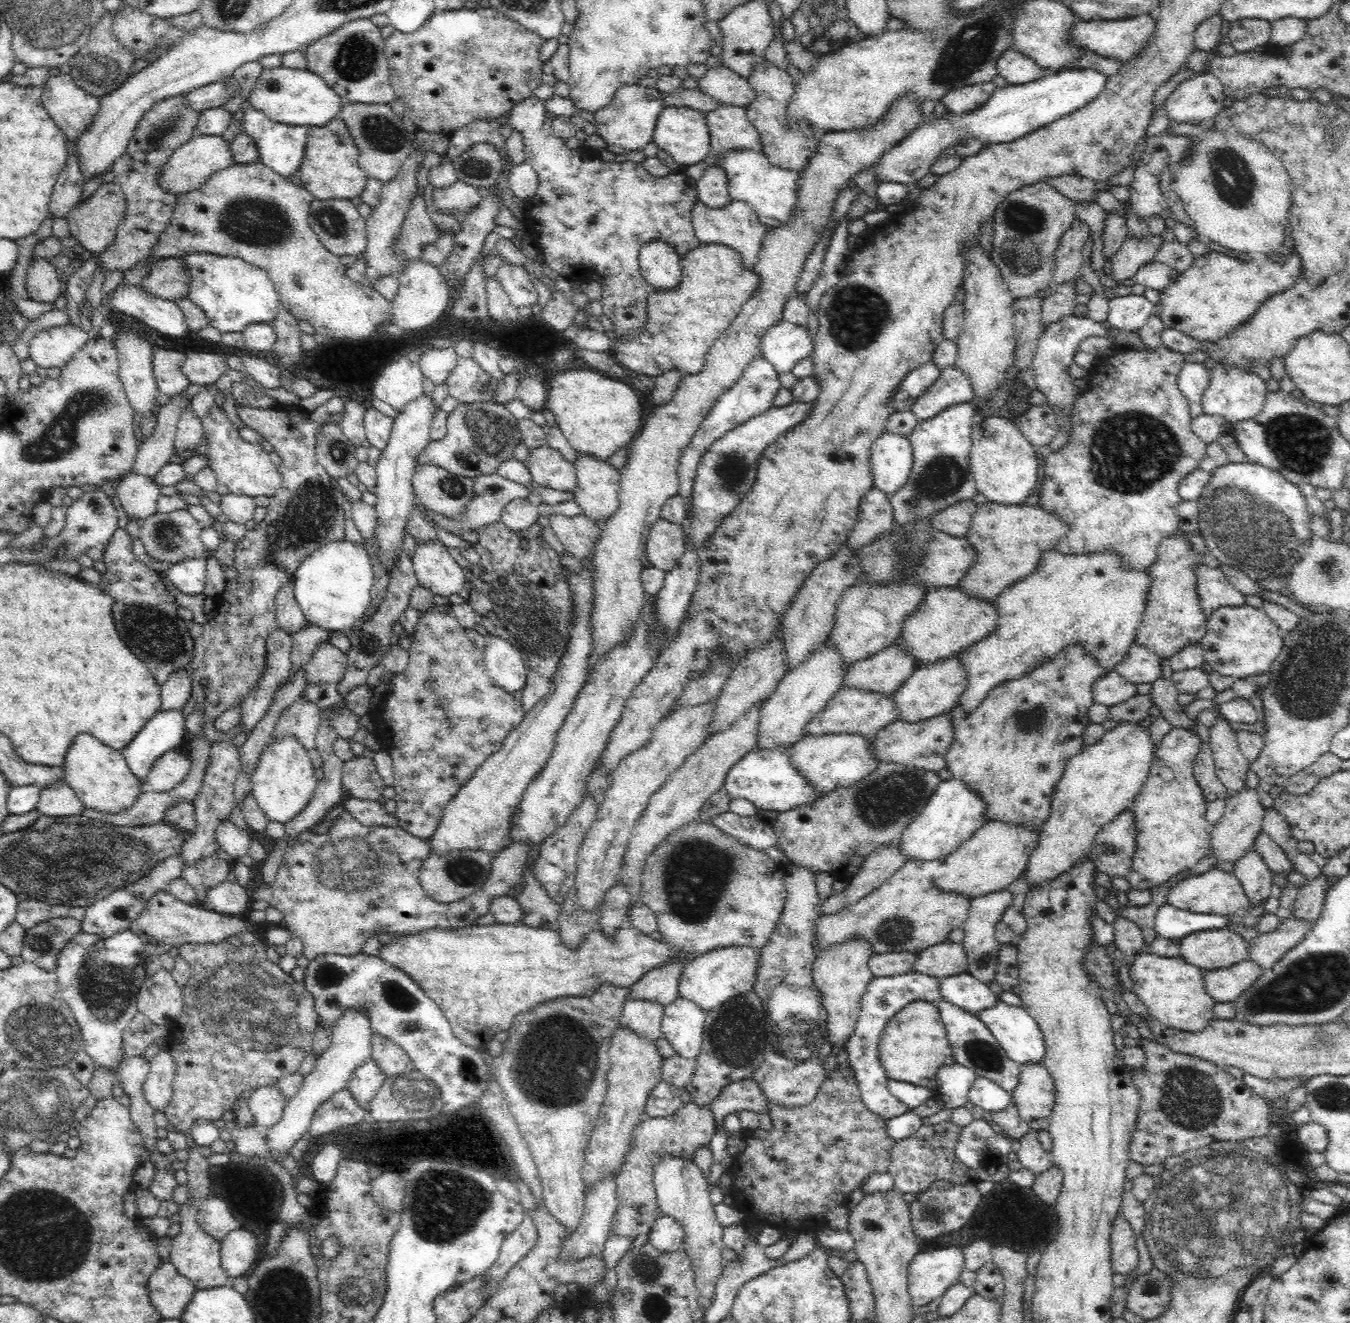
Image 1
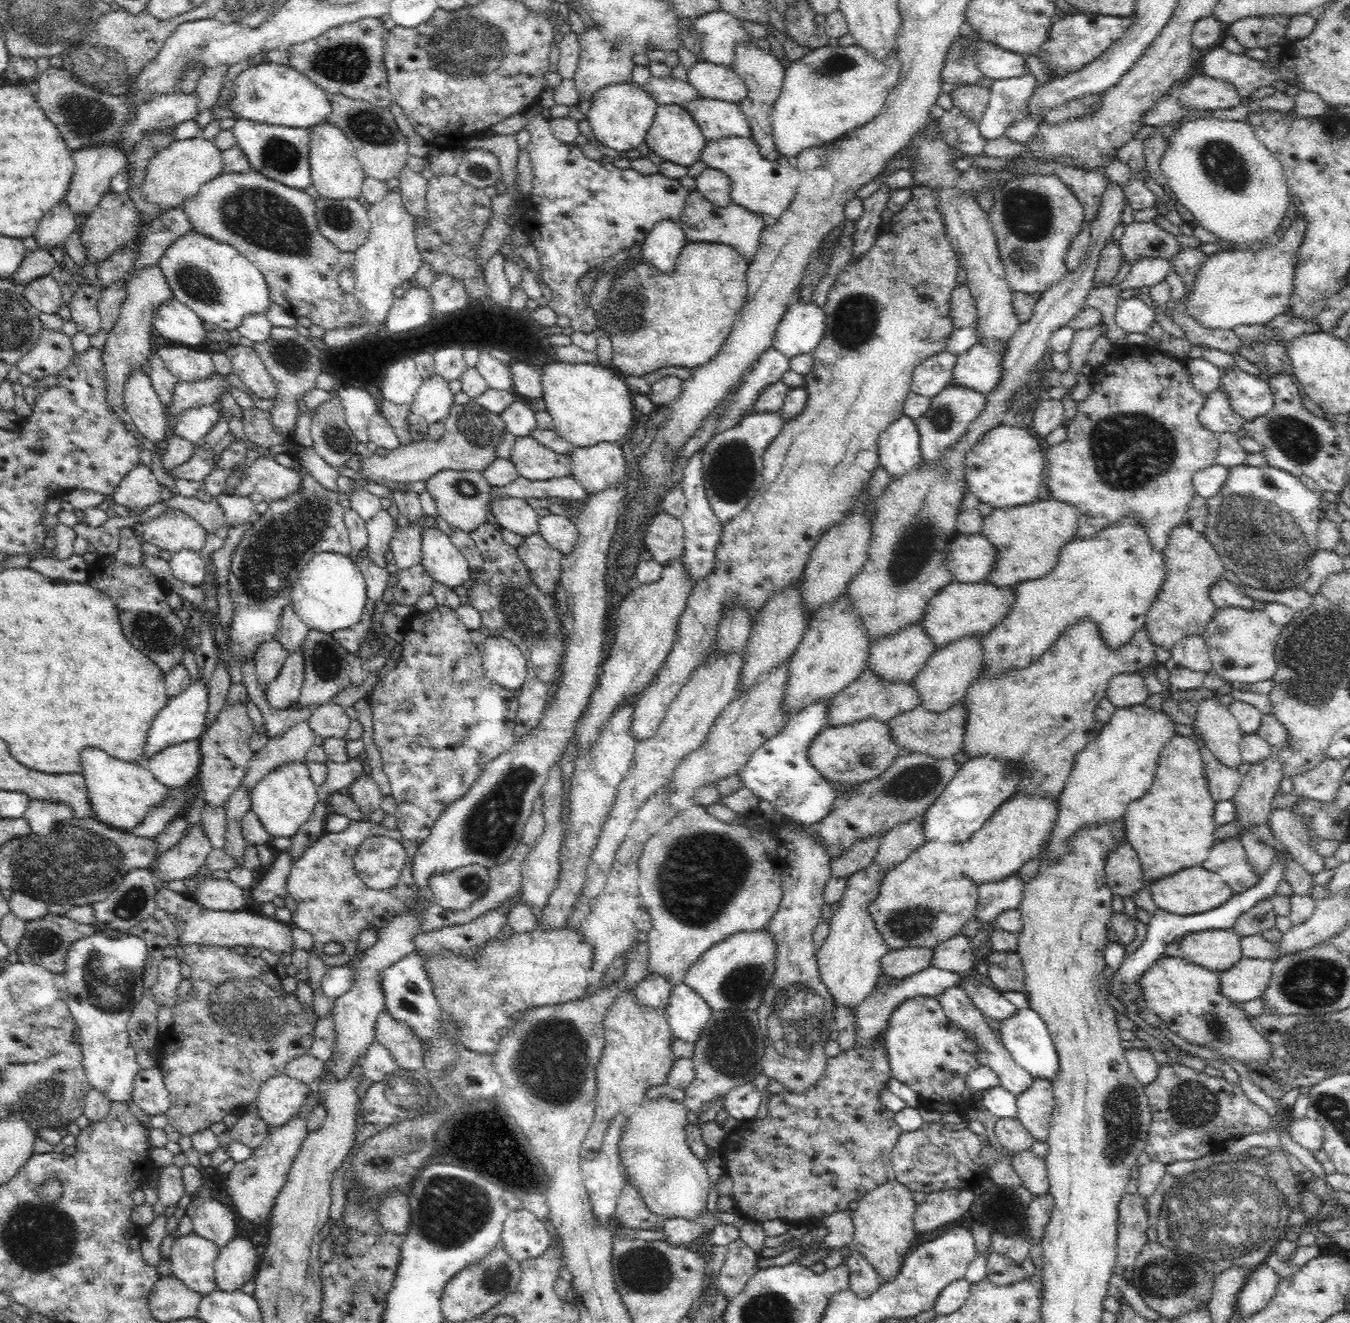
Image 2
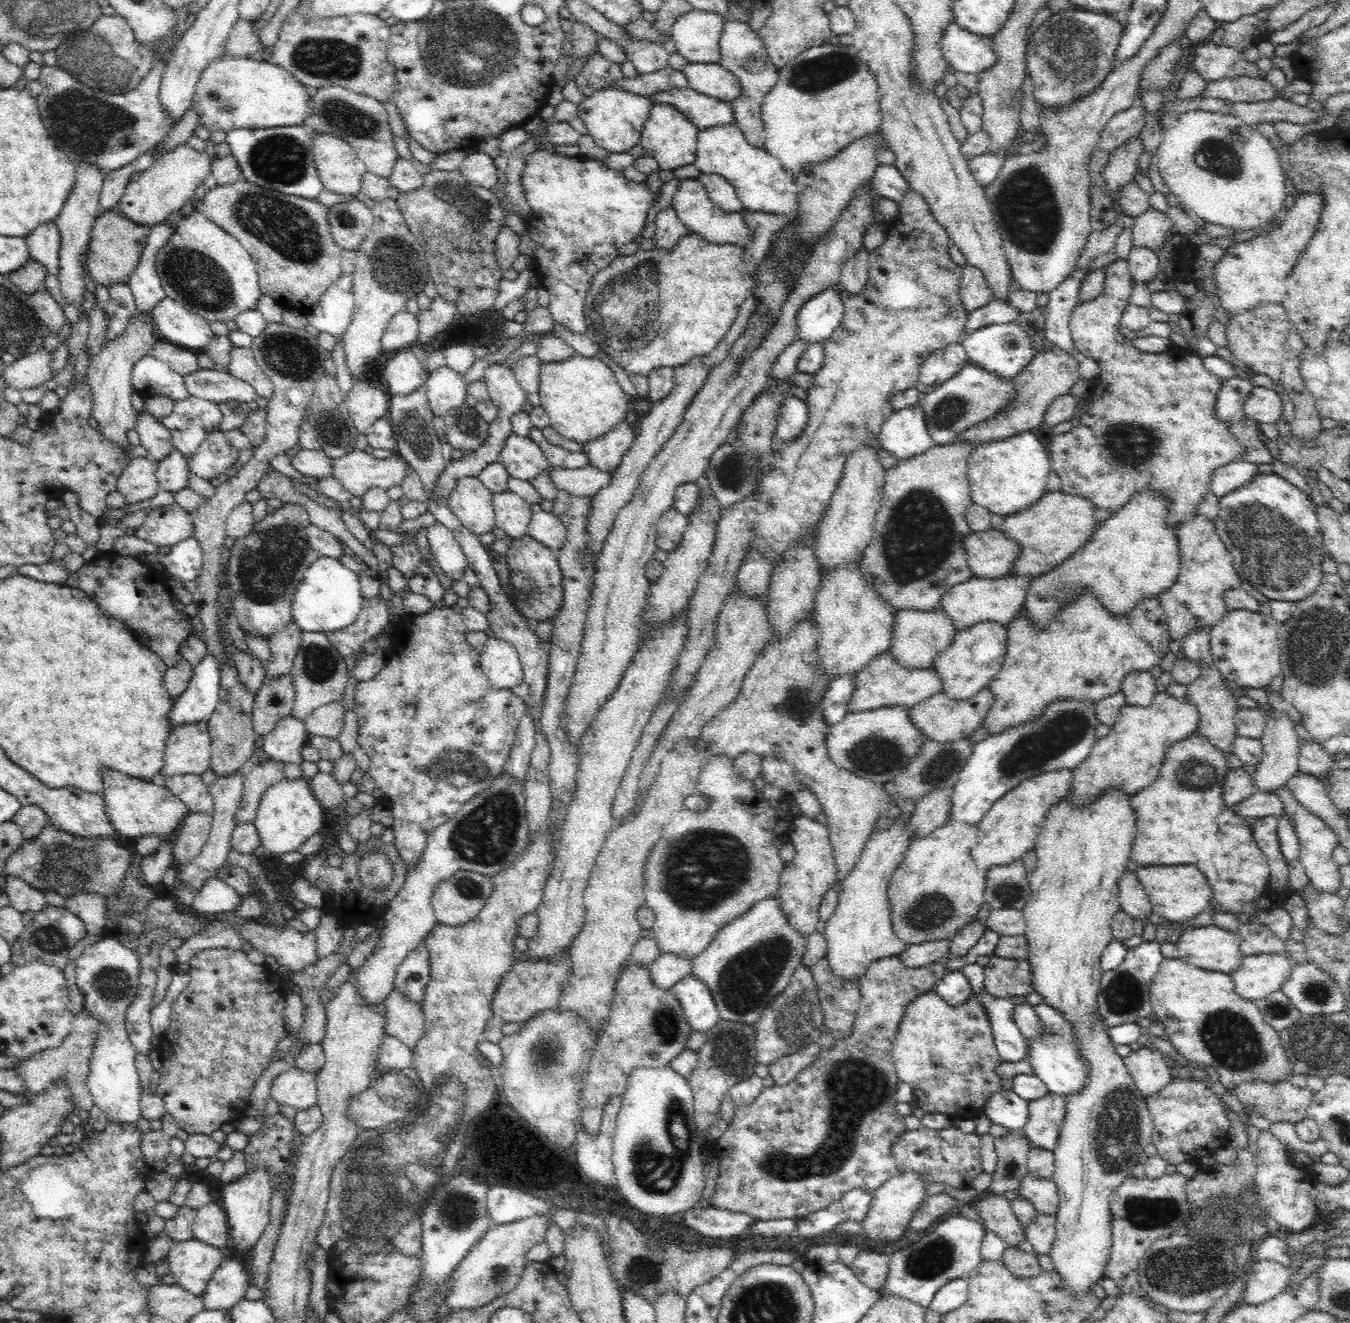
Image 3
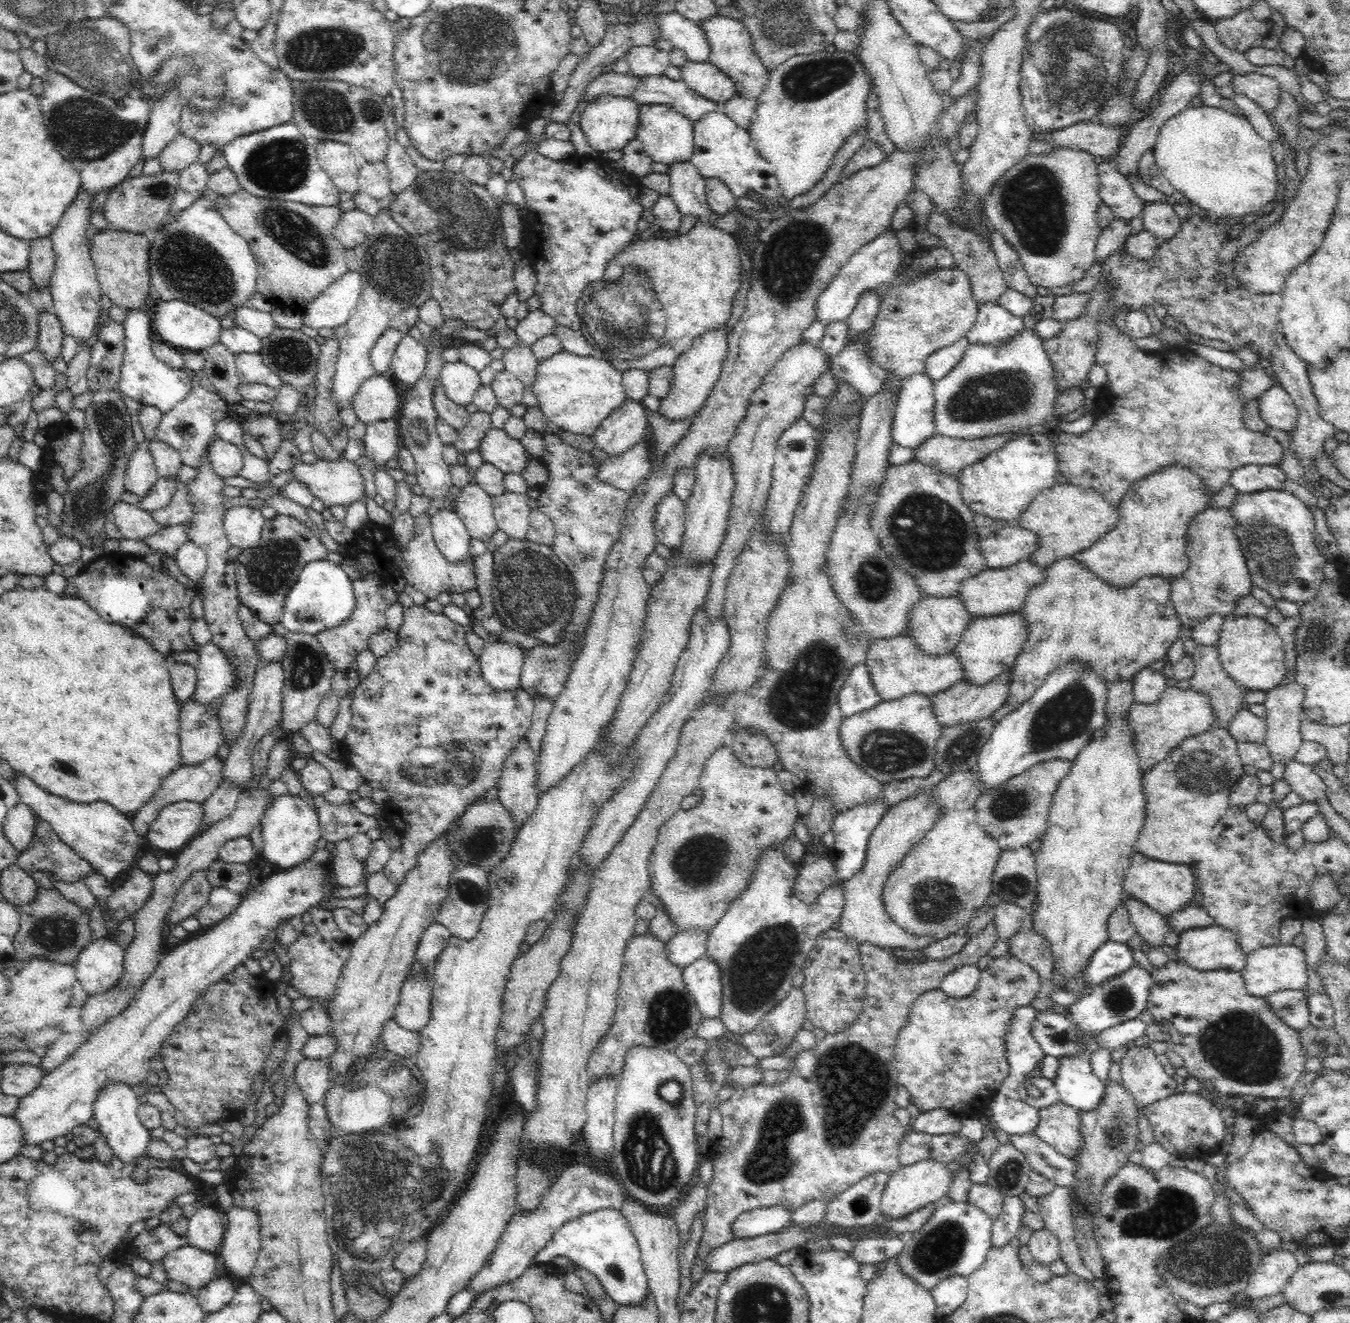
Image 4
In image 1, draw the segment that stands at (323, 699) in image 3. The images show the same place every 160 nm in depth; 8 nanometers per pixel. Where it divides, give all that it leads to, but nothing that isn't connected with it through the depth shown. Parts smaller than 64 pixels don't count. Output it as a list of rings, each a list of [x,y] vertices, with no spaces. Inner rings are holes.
[[[328,640],[317,645],[305,664],[307,684],[337,684],[347,668],[346,653]]]

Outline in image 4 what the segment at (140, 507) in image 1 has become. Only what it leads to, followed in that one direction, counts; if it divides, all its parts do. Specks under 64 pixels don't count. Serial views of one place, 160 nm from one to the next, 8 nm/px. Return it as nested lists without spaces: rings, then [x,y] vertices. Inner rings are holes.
[[[139,446],[130,457],[124,476],[124,490],[142,498],[158,478],[155,464],[146,446]]]

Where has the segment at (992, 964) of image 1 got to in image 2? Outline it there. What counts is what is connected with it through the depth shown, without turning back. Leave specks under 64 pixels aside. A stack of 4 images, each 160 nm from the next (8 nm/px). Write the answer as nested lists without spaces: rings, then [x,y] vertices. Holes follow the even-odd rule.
[[[1014,875],[978,886],[978,902],[973,916],[980,924],[978,931],[986,933],[986,940],[980,948],[971,946],[975,964],[986,963],[988,960],[988,954],[992,952],[989,938],[996,927],[996,917],[1007,910],[1016,910],[1019,907],[1023,899],[1024,885],[1020,877]]]

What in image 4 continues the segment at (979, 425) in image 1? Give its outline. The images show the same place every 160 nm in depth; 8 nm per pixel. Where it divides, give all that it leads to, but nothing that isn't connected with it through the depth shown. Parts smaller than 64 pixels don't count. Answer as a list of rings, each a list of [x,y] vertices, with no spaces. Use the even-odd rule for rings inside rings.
[[[1038,433],[1020,434],[982,460],[963,468],[957,478],[964,503],[975,515],[1005,520],[1015,526],[1032,500],[1044,489],[1055,485],[1057,462],[1055,445],[1050,437]]]

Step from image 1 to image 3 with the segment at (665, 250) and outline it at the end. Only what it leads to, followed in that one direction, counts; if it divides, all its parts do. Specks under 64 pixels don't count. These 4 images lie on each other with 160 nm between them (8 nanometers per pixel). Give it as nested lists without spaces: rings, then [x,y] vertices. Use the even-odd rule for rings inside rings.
[[[671,206],[656,214],[655,226],[656,235],[653,239],[656,242],[656,249],[672,250],[689,234]]]

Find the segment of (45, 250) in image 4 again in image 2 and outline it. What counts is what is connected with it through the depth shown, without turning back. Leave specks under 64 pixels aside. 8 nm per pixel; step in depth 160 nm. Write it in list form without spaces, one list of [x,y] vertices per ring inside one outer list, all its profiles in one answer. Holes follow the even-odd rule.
[[[65,199],[64,202],[56,204],[56,208],[52,208],[52,212],[46,212],[44,214],[44,220],[40,222],[38,226],[38,232],[33,234],[33,237],[38,241],[38,247],[46,249],[48,251],[53,250],[54,247],[65,247],[65,242],[70,236],[70,233],[77,231],[76,220],[72,210],[69,210],[68,201]]]

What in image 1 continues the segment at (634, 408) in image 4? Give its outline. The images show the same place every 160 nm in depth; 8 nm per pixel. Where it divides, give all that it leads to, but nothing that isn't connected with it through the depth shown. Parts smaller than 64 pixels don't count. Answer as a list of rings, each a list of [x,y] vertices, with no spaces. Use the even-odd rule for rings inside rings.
[[[579,454],[573,465],[577,485],[572,501],[589,520],[605,522],[619,508],[619,470],[588,454]]]

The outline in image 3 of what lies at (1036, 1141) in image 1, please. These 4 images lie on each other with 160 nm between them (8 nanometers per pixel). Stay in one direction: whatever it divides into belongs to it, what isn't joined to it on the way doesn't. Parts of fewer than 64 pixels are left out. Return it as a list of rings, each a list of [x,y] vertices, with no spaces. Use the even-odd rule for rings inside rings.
[[[1029,1172],[1020,1180],[1020,1195],[1030,1201],[1037,1212],[1055,1217],[1058,1209],[1057,1187],[1050,1178],[1032,1176]]]

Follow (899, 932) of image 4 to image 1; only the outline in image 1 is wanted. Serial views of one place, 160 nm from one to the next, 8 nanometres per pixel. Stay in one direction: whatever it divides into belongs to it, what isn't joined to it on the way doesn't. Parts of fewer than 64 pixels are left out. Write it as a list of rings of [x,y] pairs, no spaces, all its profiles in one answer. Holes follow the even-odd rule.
[[[849,938],[840,944],[829,945],[816,955],[817,959],[812,967],[812,982],[820,992],[824,1011],[827,1012],[827,1042],[830,1046],[844,1048],[855,1029],[861,1009],[860,999],[868,987],[868,982],[873,979],[868,968],[868,960],[873,955],[872,947],[863,938]]]

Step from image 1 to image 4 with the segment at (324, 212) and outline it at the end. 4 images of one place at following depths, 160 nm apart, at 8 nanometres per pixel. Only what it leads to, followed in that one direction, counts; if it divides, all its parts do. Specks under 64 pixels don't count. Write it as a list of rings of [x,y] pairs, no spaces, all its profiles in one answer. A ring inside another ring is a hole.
[[[358,209],[341,212],[333,236],[345,247],[358,249],[373,233],[373,217]]]

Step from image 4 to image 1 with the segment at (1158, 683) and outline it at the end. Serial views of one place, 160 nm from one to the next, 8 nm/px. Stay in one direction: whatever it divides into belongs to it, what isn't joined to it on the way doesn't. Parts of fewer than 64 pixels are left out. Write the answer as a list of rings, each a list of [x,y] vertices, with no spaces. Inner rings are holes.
[[[1115,670],[1107,671],[1092,684],[1091,693],[1094,703],[1110,708],[1136,695],[1136,685],[1120,676]]]

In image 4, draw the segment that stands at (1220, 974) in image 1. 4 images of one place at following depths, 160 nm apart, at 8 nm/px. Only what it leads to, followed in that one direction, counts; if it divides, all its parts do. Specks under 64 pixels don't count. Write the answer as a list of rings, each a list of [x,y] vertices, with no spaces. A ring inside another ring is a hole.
[[[1277,944],[1266,948],[1259,948],[1245,955],[1245,967],[1239,971],[1243,976],[1247,994],[1266,999],[1274,992],[1282,990],[1303,990],[1308,982],[1306,975],[1305,951],[1292,944]]]

